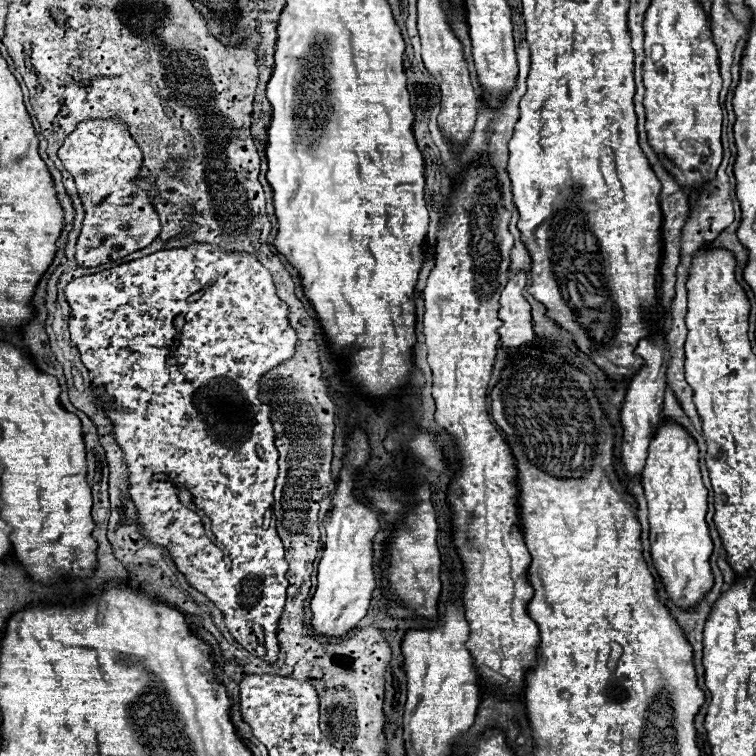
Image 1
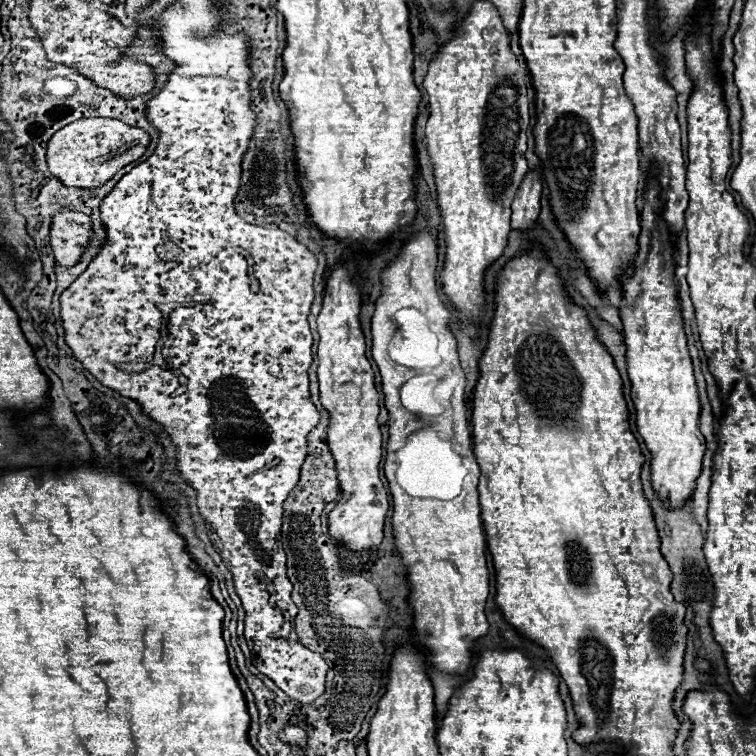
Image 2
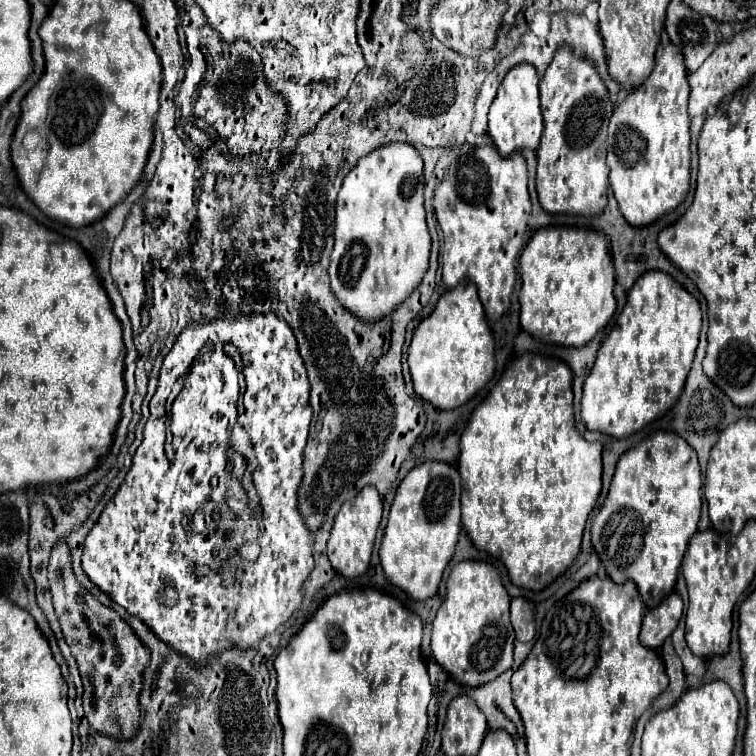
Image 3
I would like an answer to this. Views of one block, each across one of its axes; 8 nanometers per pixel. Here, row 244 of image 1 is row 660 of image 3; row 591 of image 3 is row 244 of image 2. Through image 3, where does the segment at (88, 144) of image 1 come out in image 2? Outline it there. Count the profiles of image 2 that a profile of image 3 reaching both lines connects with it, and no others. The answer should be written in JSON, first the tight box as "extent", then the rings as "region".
{"extent":[50,210,90,267],"region":[[[60,210],[52,216],[50,246],[58,265],[70,267],[76,264],[90,238],[90,216],[76,210]]]}

